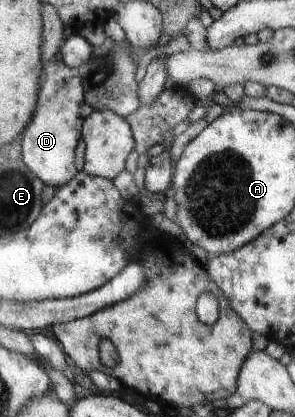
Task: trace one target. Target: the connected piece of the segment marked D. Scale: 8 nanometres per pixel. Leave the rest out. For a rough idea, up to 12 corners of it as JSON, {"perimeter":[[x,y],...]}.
{"perimeter":[[44,66],[40,110],[24,130],[28,170],[52,190],[76,178],[83,74]]}

